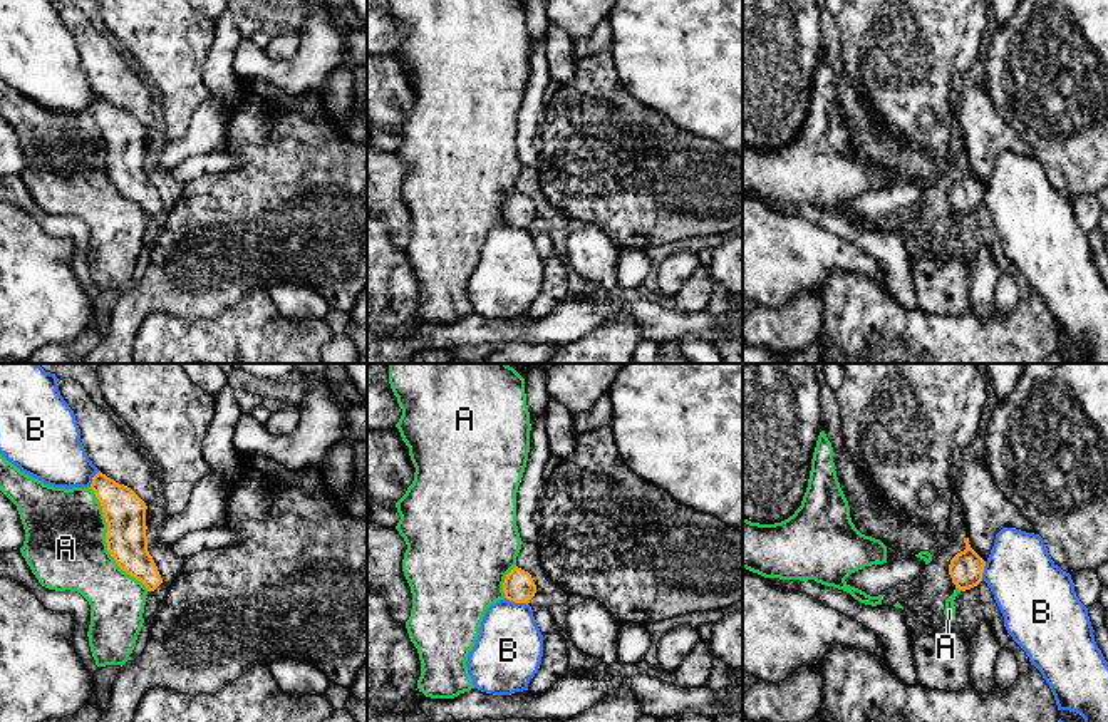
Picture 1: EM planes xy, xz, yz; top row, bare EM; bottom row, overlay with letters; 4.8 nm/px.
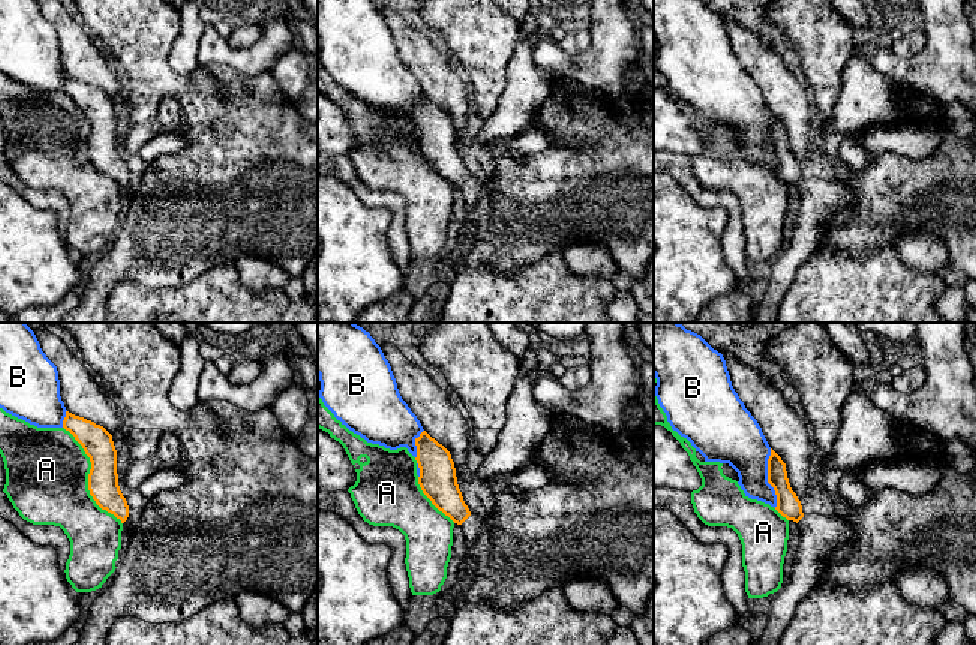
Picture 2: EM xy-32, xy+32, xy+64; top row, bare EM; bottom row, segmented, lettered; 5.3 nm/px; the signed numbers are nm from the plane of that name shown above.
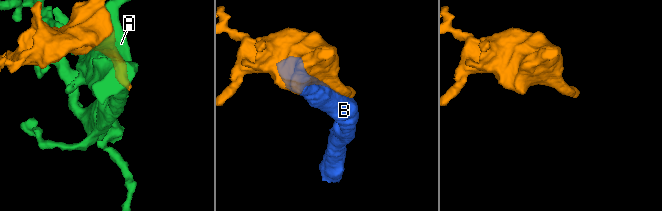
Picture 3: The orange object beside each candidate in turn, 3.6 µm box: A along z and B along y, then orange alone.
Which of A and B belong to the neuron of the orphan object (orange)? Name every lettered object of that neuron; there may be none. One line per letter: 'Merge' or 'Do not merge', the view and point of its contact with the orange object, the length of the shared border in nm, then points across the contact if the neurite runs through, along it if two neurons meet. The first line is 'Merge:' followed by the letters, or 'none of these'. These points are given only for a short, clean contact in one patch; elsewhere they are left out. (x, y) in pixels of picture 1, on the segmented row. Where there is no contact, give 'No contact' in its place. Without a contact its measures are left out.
Merge: none of these
A: Do not merge. Touches orange at xy (106, 541). Shared border 550 nm
B: Do not merge. Touches orange at xz (517, 602). Shared border 120 nm

